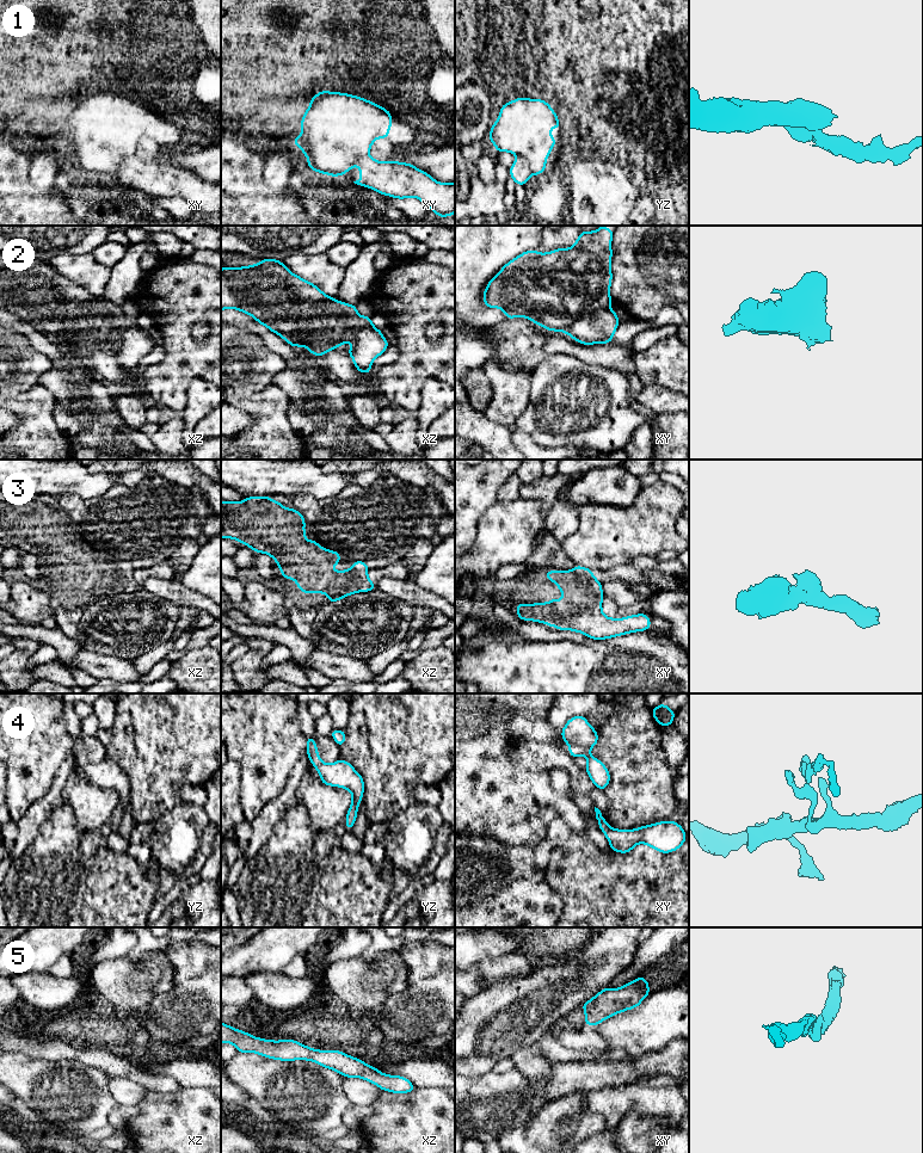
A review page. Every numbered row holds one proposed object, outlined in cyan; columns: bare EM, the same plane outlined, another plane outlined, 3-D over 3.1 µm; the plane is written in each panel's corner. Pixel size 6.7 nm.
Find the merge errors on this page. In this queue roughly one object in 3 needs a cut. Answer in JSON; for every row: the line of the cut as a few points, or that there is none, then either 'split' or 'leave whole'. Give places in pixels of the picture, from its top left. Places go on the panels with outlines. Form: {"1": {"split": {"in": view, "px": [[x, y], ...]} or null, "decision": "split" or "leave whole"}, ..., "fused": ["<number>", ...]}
{"1": {"split": {"in": "yz", "px": [[517, 154], [525, 159], [533, 173]]}, "decision": "split"}, "2": {"split": {"in": "xy", "px": [[609, 306], [585, 312], [565, 332]]}, "decision": "split"}, "3": {"split": null, "decision": "leave whole"}, "4": {"split": null, "decision": "leave whole"}, "5": {"split": null, "decision": "leave whole"}, "fused": ["1", "2"]}

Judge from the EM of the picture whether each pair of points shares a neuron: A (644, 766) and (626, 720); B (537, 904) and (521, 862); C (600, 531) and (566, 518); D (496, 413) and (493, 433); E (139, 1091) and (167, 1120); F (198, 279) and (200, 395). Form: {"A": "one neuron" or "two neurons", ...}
{"A": "one neuron", "B": "two neurons", "C": "two neurons", "D": "two neurons", "E": "two neurons", "F": "two neurons"}

